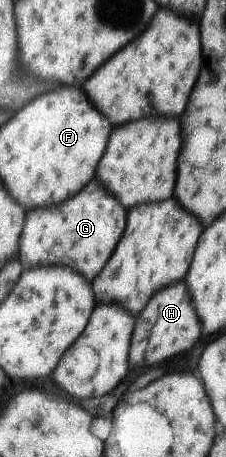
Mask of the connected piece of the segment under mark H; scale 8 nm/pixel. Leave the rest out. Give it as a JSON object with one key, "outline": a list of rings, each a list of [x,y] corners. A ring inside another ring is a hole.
{"outline":[[[185,281],[171,283],[169,287],[163,287],[145,305],[145,309],[135,319],[135,331],[131,339],[131,353],[129,361],[135,367],[145,365],[157,365],[167,361],[171,355],[185,353],[191,349],[201,337],[201,321],[197,319],[197,311],[193,307],[193,299],[189,295],[189,289]]]}

